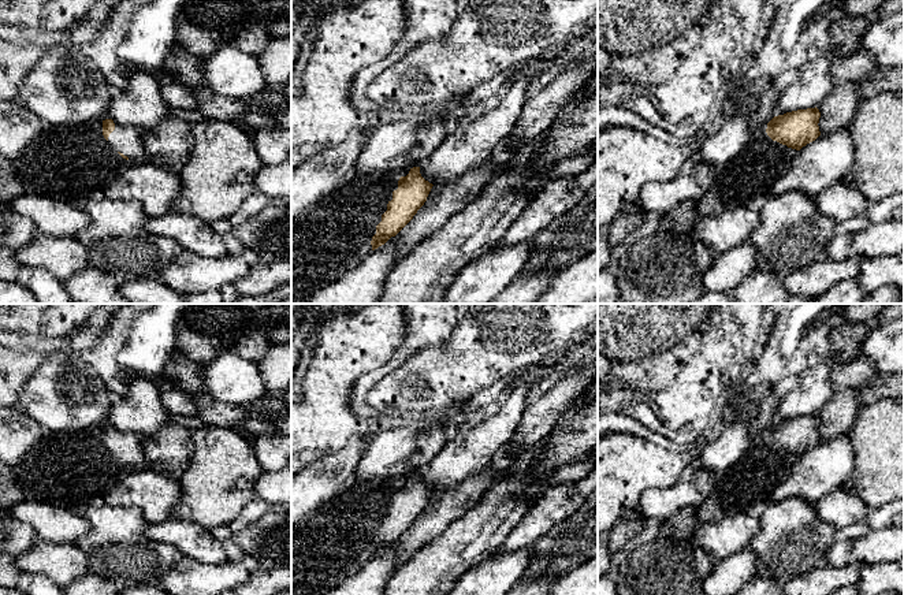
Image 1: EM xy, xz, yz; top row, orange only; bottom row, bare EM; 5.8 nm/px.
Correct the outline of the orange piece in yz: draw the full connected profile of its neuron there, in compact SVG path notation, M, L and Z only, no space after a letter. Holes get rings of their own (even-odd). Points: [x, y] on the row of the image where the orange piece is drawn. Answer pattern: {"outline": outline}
{"outline": "M816 107L786 112L774 116L767 123L766 133L773 141L800 150L821 135L819 118L821 112Z"}

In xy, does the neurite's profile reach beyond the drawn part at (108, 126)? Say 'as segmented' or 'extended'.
extended

